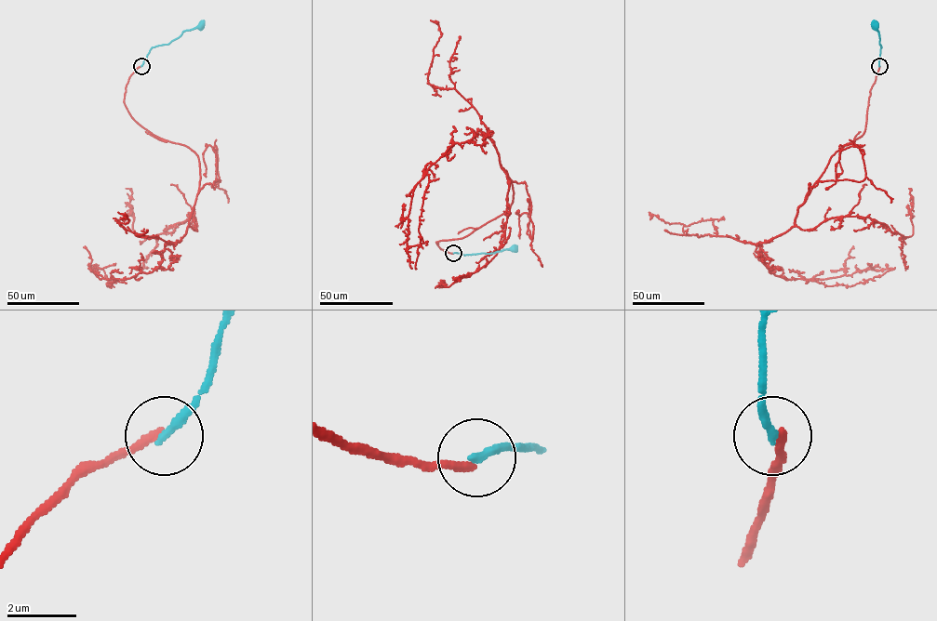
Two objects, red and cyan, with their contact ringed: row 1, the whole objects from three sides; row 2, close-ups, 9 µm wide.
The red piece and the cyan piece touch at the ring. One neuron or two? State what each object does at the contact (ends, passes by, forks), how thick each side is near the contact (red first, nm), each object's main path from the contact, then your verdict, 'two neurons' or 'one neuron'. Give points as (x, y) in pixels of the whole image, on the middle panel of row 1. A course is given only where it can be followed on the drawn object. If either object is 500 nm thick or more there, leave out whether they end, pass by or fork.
red ends; cyan ends; calibres 240 and 280 nm; course red (453, 253), (435, 242), (466, 236), (513, 199), (494, 143), (479, 130), (427, 171), (417, 269); course cyan (453, 253), (492, 253), (515, 248); two neurons

